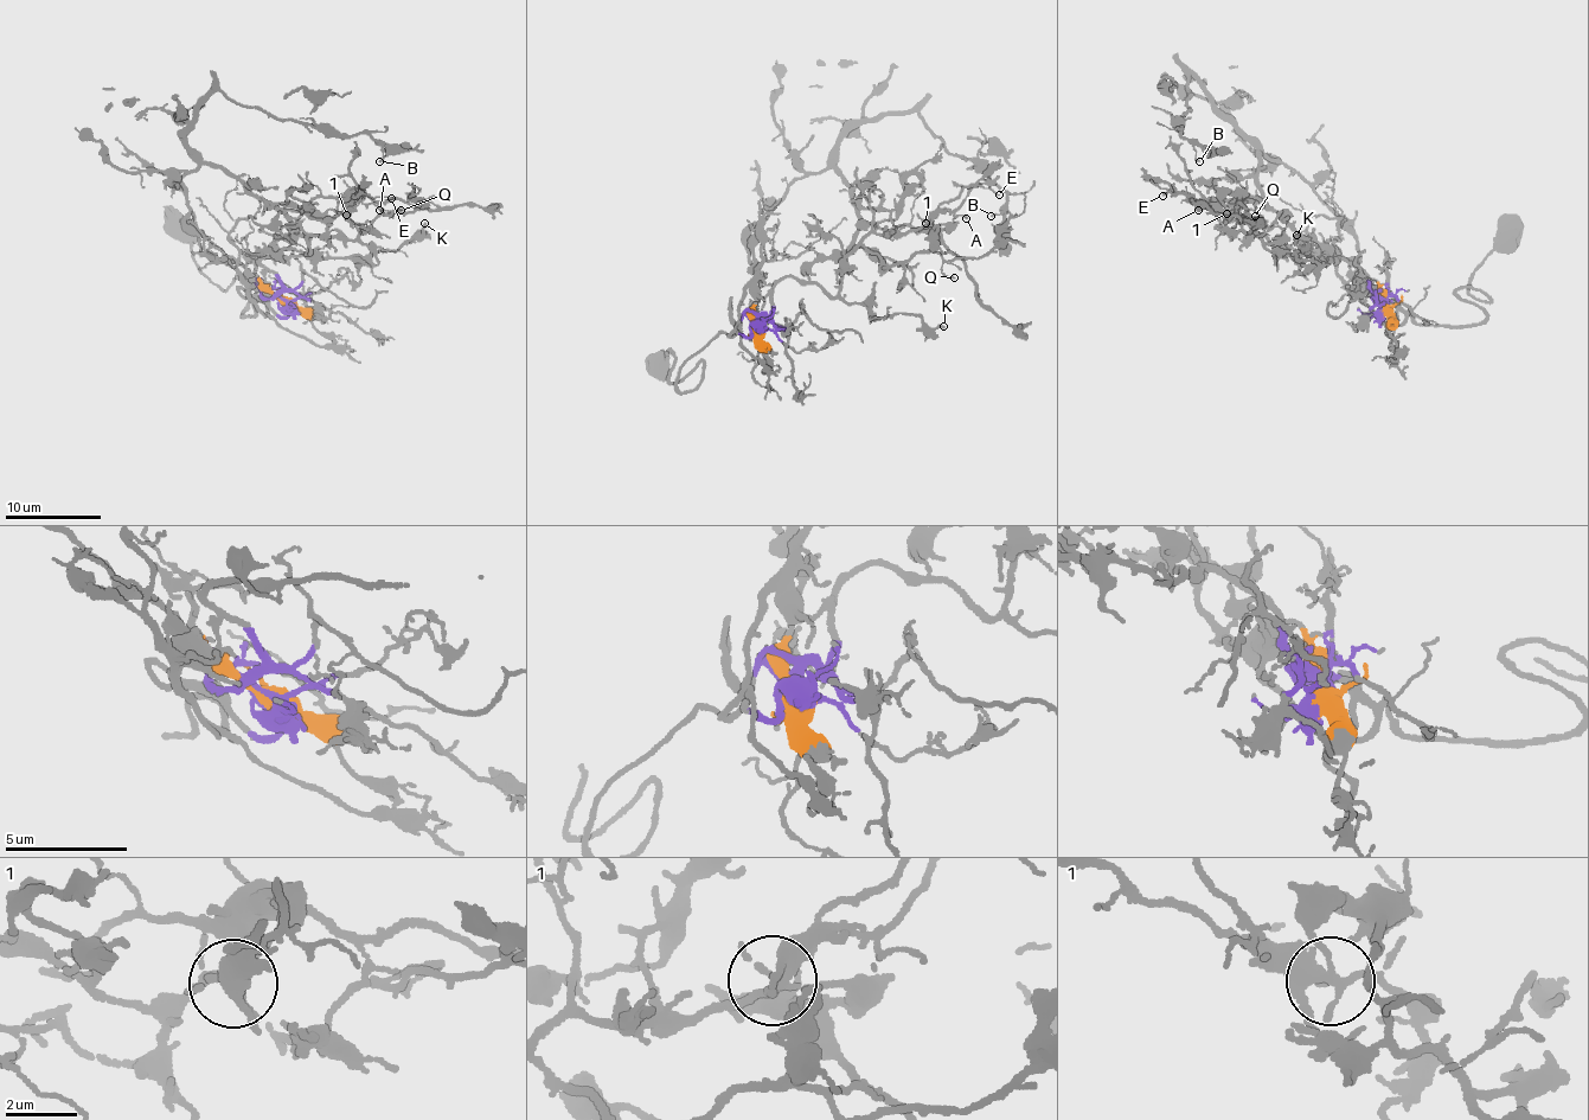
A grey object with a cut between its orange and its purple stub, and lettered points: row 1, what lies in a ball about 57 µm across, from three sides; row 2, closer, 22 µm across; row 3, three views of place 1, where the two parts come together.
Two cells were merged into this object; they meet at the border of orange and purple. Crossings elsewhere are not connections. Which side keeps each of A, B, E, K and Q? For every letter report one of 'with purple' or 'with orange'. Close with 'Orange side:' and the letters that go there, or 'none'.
A: with purple
B: with orange
E: with purple
K: with purple
Q: with purple
Orange side: B

